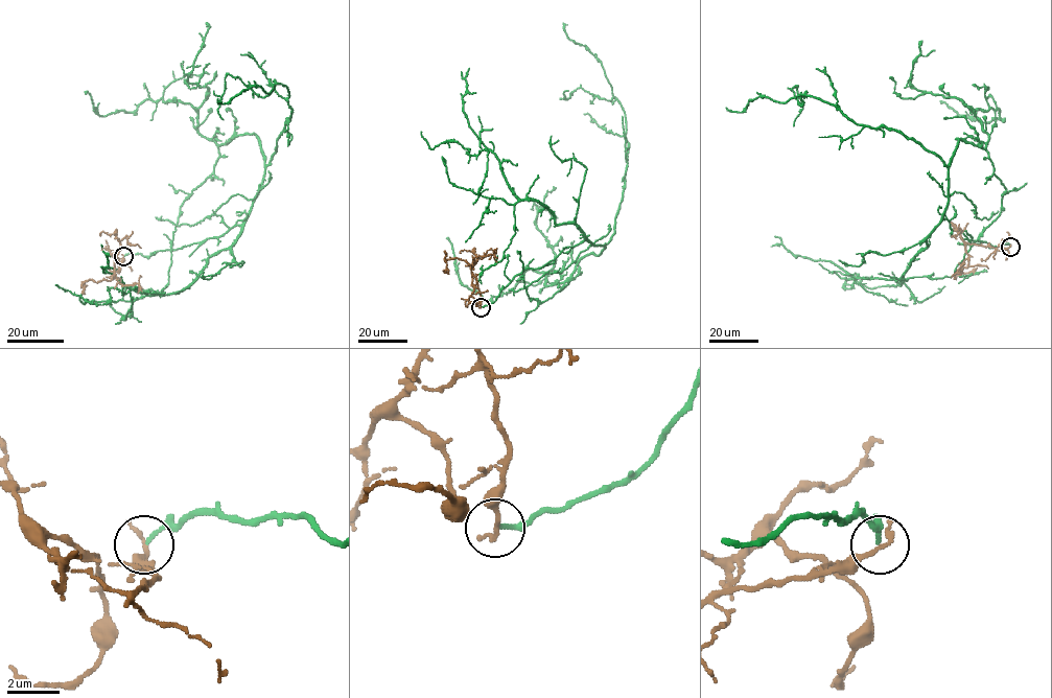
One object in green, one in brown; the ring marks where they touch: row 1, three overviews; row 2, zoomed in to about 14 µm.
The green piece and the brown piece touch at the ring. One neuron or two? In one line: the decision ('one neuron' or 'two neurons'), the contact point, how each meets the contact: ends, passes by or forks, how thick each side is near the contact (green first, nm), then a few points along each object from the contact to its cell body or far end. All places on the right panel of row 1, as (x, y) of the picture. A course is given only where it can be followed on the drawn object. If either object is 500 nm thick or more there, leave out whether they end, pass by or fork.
one neuron | (1010, 247) | green ends | brown passes by | 160/140 nm | green via (1009, 247), (950, 228), (948, 167), (912, 139), (811, 97), (801, 106), (795, 86), (794, 125) | brown via (1009, 247), (995, 251), (965, 245), (968, 265), (962, 266), (961, 272), (977, 268)

